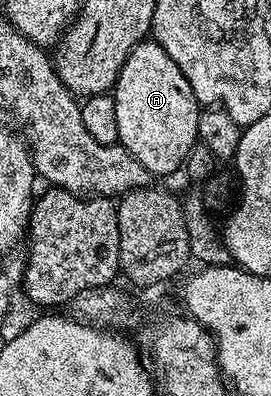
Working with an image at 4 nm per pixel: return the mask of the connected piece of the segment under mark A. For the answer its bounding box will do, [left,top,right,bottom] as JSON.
[114,39,201,177]

